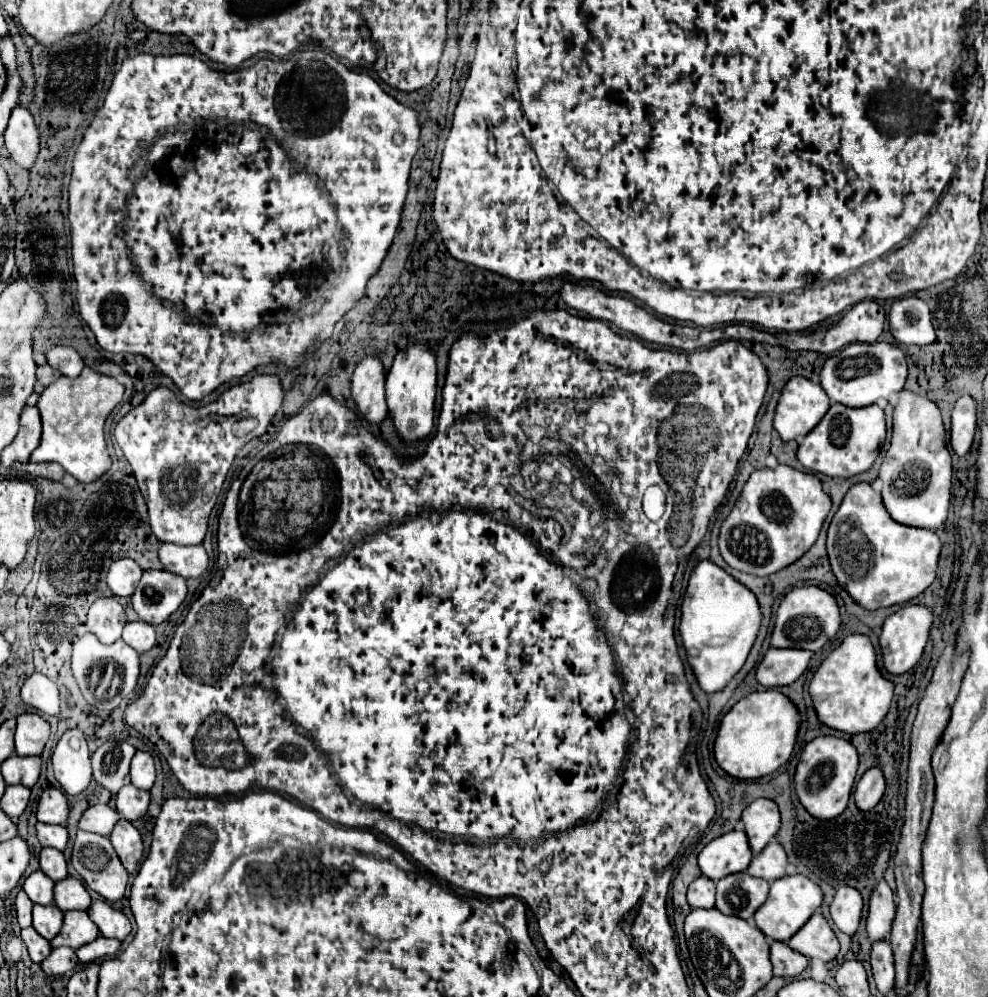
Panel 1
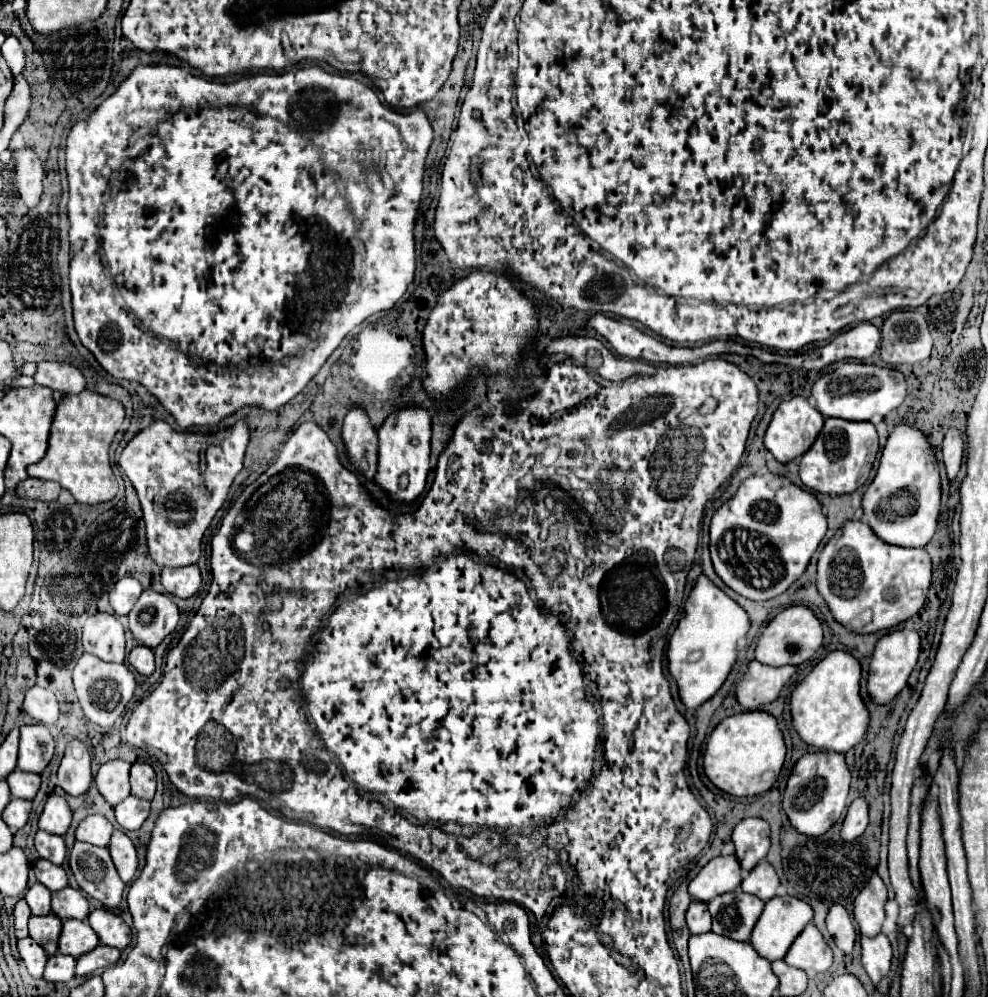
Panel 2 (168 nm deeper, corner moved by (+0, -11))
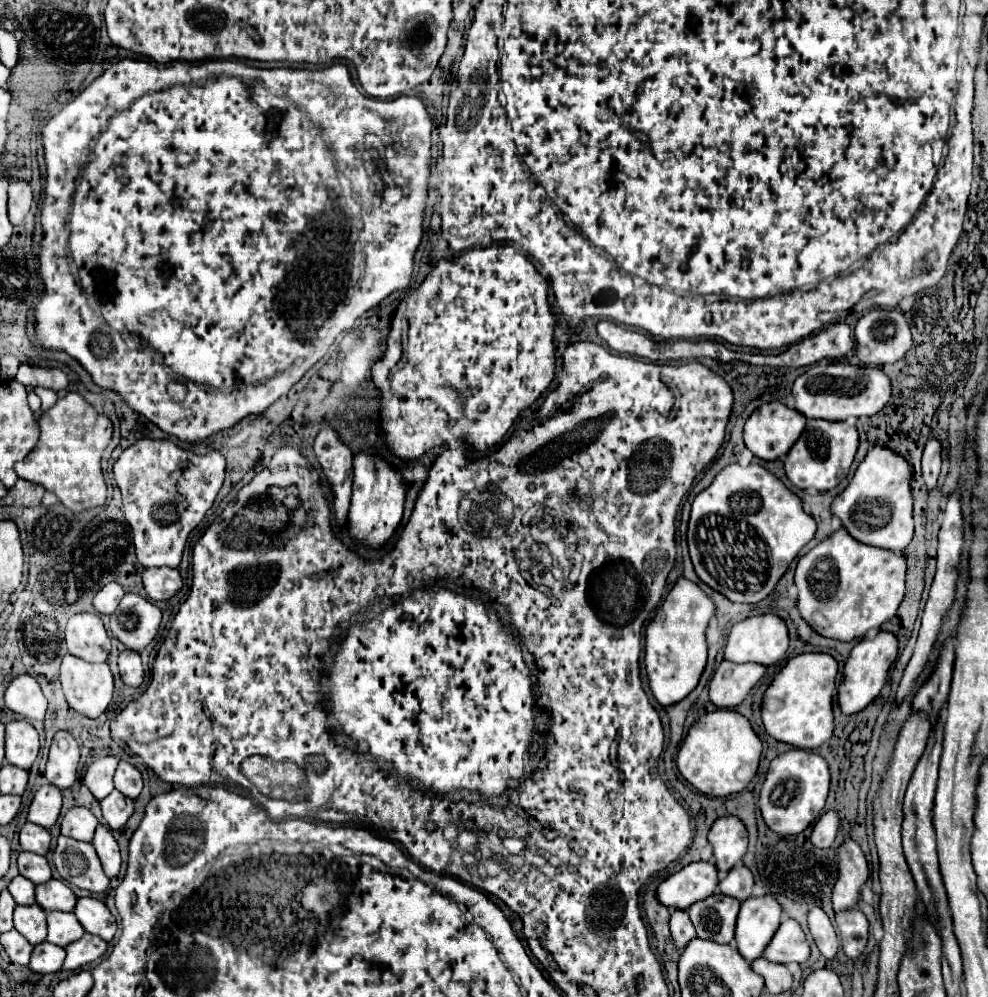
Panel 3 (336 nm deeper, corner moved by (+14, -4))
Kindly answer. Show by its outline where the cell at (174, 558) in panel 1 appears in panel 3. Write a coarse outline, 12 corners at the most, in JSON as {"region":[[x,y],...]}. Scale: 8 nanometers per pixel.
{"region":[[144,569],[150,599],[166,601],[182,587],[178,569]]}

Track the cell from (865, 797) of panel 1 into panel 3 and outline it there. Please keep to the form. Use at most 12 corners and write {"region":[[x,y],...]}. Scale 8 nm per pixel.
{"region":[[826,811],[814,825],[812,843],[820,849],[832,847],[840,815]]}

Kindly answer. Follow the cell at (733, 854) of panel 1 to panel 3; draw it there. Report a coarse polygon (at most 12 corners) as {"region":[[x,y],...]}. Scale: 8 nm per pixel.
{"region":[[694,861],[656,891],[666,907],[688,909],[718,887],[718,869]]}

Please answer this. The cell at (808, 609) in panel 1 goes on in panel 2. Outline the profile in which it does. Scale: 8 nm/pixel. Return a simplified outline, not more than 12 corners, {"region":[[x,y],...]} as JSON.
{"region":[[790,606],[762,630],[754,658],[798,666],[822,644],[822,624]]}

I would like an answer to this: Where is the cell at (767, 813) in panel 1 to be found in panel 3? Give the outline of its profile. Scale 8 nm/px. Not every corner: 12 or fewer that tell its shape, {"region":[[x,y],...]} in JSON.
{"region":[[734,815],[714,821],[708,841],[718,871],[746,853],[748,829]]}

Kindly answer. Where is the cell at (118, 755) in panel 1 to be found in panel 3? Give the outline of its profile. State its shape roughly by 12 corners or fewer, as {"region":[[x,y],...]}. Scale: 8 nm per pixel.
{"region":[[116,757],[88,765],[84,783],[102,801],[114,791]]}

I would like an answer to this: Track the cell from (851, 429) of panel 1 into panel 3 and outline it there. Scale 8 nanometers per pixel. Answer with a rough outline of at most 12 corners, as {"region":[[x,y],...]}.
{"region":[[810,419],[784,469],[798,489],[830,491],[850,471],[858,431]]}

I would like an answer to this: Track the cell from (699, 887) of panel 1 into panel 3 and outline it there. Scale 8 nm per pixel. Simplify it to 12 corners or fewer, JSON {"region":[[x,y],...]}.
{"region":[[684,909],[672,911],[670,931],[676,947],[684,949],[696,937]]}

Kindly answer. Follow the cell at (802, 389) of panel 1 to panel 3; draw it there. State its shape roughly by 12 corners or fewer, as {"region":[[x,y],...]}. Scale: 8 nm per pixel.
{"region":[[780,401],[758,407],[744,443],[760,459],[784,457],[806,417]]}

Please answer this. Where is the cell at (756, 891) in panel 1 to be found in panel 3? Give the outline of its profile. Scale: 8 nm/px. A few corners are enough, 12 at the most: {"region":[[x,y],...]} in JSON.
{"region":[[712,893],[688,909],[698,937],[732,943],[740,901]]}

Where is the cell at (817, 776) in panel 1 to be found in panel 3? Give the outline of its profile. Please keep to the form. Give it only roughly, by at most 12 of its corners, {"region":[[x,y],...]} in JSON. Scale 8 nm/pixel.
{"region":[[806,749],[778,755],[760,791],[766,825],[798,835],[824,809],[830,769]]}

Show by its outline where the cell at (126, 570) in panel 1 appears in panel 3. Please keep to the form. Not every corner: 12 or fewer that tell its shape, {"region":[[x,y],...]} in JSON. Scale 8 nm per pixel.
{"region":[[106,583],[94,597],[94,607],[102,615],[116,611],[124,597],[124,587]]}

